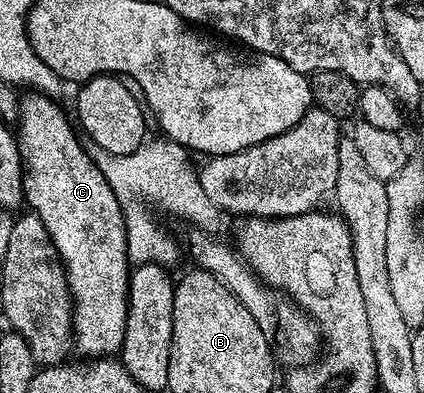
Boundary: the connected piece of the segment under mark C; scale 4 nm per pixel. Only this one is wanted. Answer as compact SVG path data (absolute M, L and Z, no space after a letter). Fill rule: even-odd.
M28 92L19 99L16 119L16 144L23 161L24 199L27 207L46 226L68 279L72 295L72 335L74 348L84 358L108 358L119 353L124 341L128 317L128 277L130 263L127 254L127 226L123 210L109 182L97 164L90 159L63 110L53 97Z

